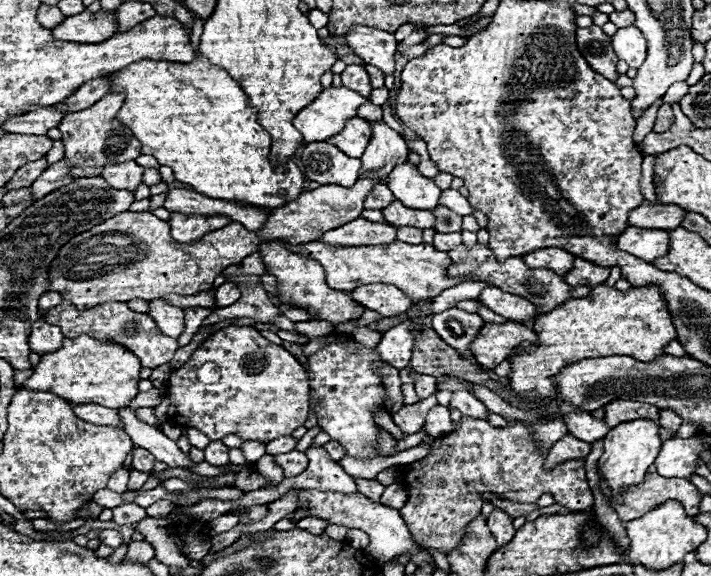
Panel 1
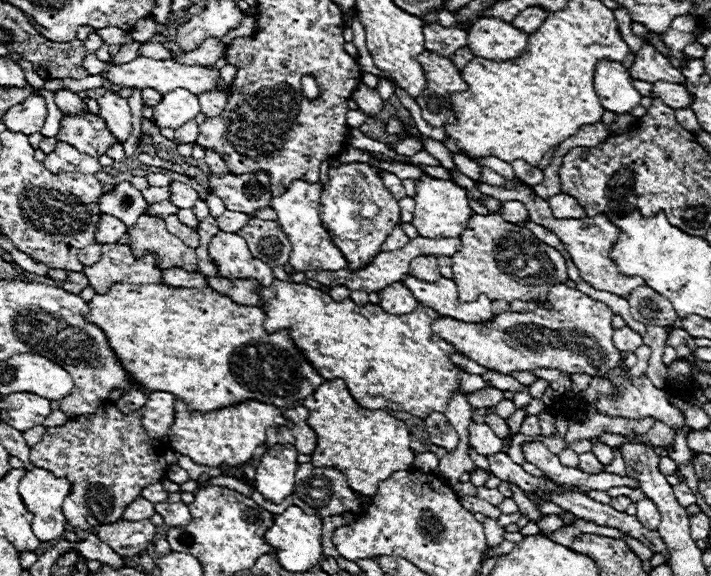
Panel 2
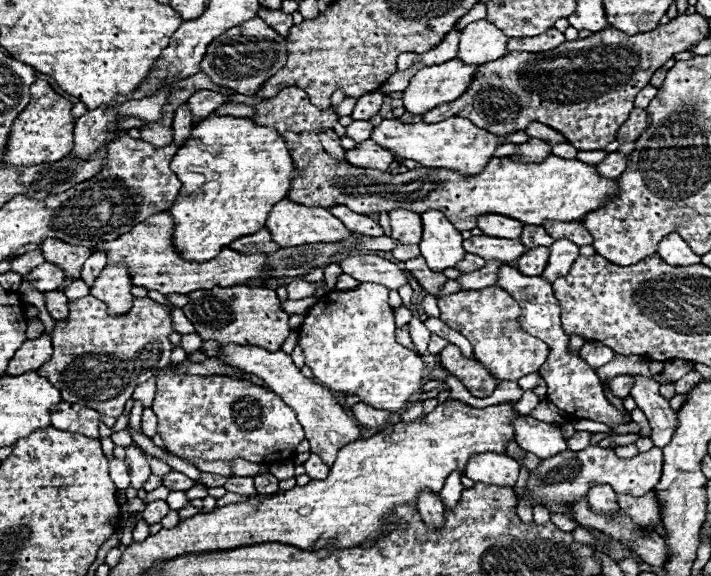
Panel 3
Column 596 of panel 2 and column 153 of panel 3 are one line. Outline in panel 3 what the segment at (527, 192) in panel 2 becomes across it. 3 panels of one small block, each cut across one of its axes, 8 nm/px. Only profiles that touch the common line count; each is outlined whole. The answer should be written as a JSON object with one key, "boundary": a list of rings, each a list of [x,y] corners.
{"boundary":[[[160,212],[150,216],[142,224],[136,224],[128,234],[122,234],[112,242],[102,242],[94,246],[92,252],[106,252],[108,264],[120,264],[124,260],[134,286],[146,290],[158,290],[162,294],[190,294],[196,290],[210,290],[214,286],[230,288],[234,284],[252,278],[264,278],[264,280],[270,278],[270,274],[262,270],[266,262],[266,254],[246,256],[230,248],[224,248],[214,260],[208,262],[188,262],[180,258],[178,252],[174,252],[172,248],[172,226],[174,226],[172,216],[168,212]]]}

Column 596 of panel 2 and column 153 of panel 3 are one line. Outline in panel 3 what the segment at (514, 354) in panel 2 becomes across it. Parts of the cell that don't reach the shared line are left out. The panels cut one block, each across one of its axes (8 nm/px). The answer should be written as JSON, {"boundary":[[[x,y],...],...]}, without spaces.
{"boundary":[[[90,294],[76,302],[68,302],[68,308],[70,308],[68,320],[56,322],[56,328],[52,332],[54,354],[50,362],[38,368],[38,374],[48,378],[60,390],[66,402],[82,404],[104,416],[120,416],[124,412],[126,402],[132,398],[134,388],[146,382],[148,378],[158,376],[158,372],[170,364],[170,352],[174,348],[168,340],[168,334],[172,332],[170,308],[150,298],[134,298],[134,306],[128,314],[110,316],[106,312],[106,304]]]}

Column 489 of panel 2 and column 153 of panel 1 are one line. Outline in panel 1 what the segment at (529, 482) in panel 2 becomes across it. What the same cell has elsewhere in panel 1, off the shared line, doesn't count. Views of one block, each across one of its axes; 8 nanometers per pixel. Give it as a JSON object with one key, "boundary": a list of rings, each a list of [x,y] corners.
{"boundary":[[[134,446],[132,450],[132,468],[134,470],[140,470],[140,472],[152,472],[152,464],[154,464],[154,456],[140,448],[140,446]]]}

